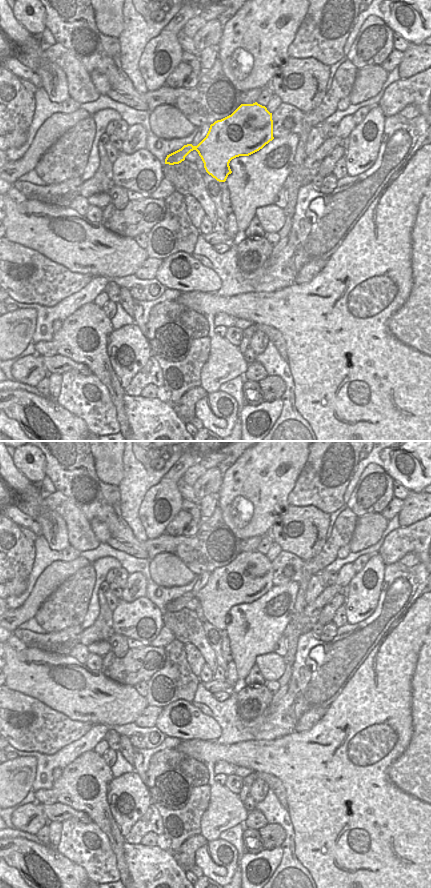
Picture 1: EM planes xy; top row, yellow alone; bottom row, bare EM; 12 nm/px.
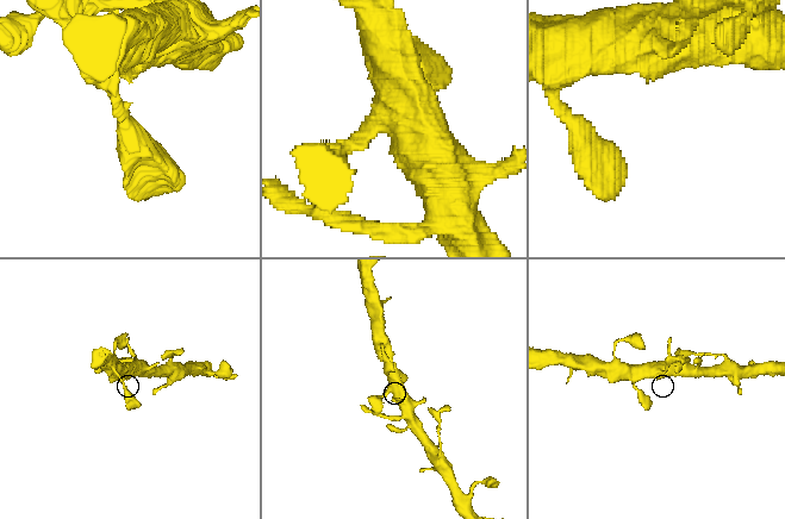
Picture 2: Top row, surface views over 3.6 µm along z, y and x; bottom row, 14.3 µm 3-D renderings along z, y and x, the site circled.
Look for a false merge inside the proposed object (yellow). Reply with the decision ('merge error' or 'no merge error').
no merge error

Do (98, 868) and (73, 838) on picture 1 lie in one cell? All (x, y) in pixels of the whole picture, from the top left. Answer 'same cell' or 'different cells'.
same cell

